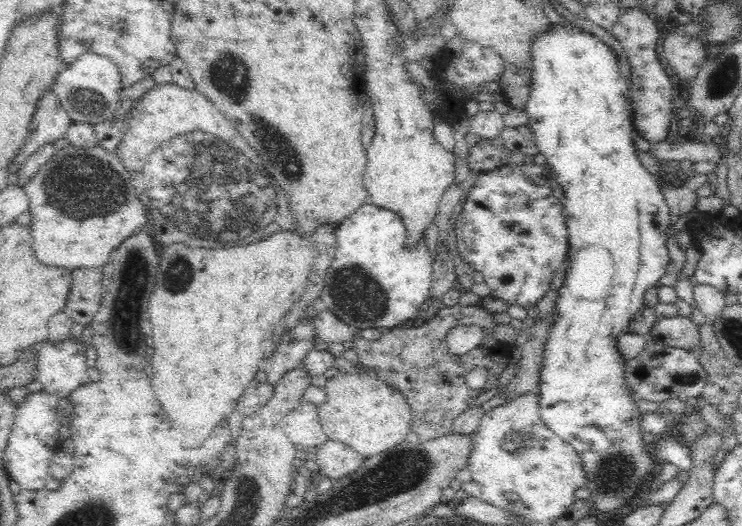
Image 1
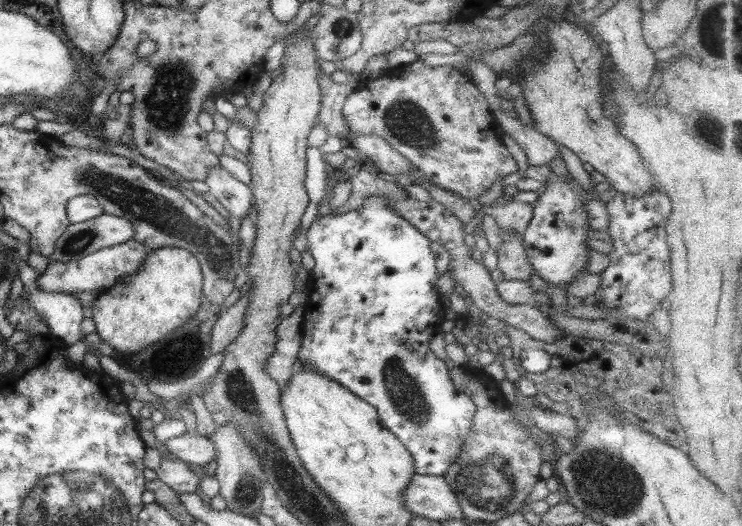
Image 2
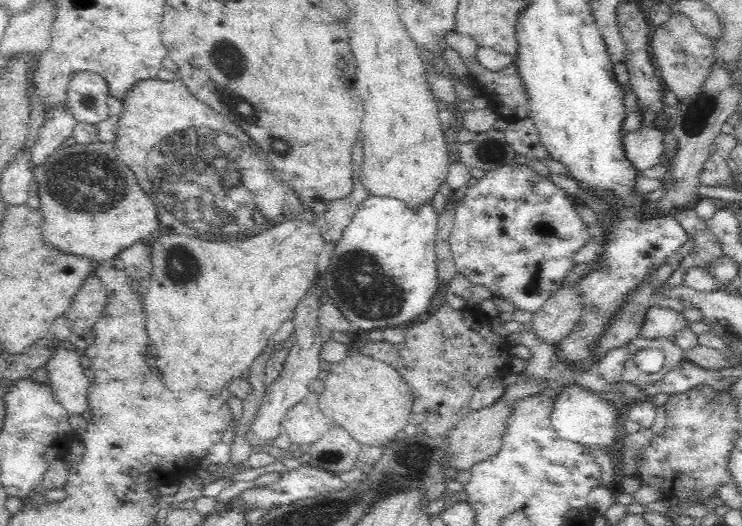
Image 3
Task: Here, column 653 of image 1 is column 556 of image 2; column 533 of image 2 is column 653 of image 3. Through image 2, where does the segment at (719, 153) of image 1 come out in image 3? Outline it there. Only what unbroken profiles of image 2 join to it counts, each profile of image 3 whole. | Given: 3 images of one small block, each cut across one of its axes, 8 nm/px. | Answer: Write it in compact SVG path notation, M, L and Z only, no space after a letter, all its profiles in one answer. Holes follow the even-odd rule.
M641 126L638 132L626 132L624 136L624 155L636 171L652 168L663 158L663 134L656 127Z

